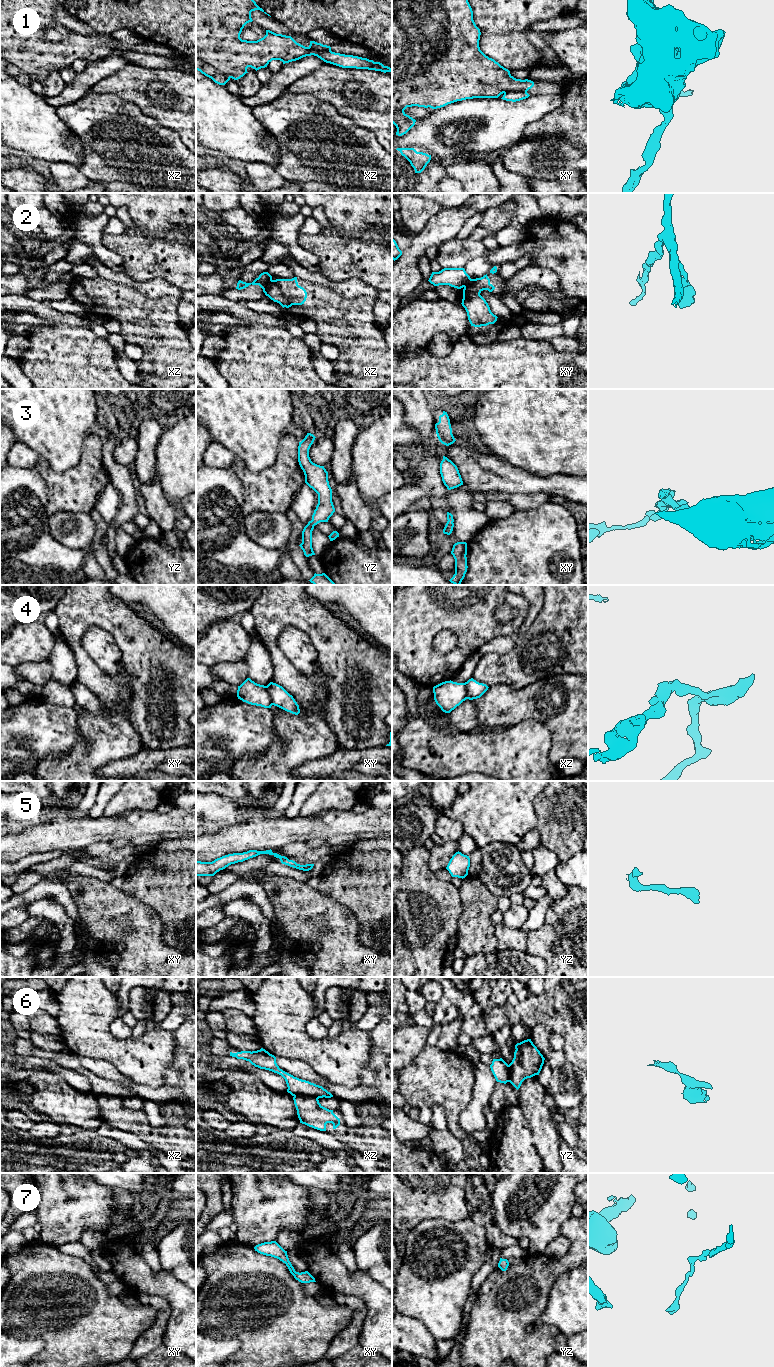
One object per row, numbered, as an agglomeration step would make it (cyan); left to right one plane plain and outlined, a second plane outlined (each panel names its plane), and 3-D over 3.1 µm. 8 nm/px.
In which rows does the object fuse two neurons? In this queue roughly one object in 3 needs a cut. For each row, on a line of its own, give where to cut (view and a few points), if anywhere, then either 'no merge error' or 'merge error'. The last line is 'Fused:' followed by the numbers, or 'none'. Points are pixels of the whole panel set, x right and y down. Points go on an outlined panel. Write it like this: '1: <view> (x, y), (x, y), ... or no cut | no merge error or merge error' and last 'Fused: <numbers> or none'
1: xy (526, 91), (506, 91), (504, 93) | merge error
2: xz (272, 280), (264, 292) | merge error
3: no cut | no merge error
4: xy (265, 686), (273, 704) | merge error
5: no cut | no merge error
6: xz (294, 1095), (310, 1095), (317, 1099) | merge error
7: no cut | no merge error
Fused: 1, 2, 4, 6

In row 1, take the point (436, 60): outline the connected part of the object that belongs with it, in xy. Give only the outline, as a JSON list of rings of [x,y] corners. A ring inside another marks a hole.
[[[392,0],[392,123],[397,128],[396,135],[406,134],[415,125],[416,120],[404,112],[407,107],[437,109],[466,99],[498,98],[501,94],[509,91],[527,92],[534,86],[534,82],[531,80],[514,78],[508,69],[486,56],[479,47],[480,35],[480,29],[473,20],[473,11],[468,0]]]

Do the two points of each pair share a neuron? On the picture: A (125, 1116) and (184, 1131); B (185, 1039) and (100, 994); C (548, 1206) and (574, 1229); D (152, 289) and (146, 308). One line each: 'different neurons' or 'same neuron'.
A: same neuron
B: different neurons
C: different neurons
D: different neurons

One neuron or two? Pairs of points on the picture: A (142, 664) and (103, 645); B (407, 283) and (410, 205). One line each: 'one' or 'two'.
A: two
B: two

